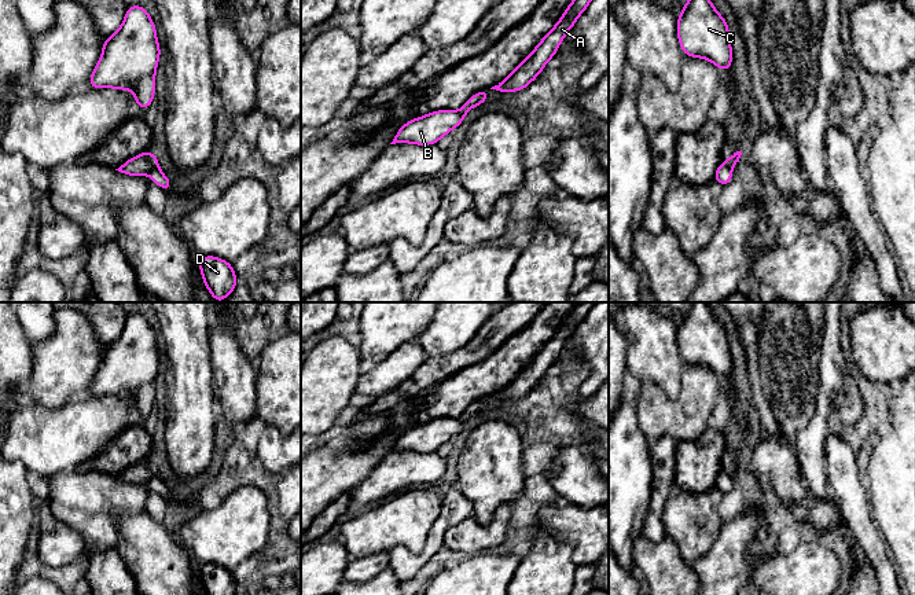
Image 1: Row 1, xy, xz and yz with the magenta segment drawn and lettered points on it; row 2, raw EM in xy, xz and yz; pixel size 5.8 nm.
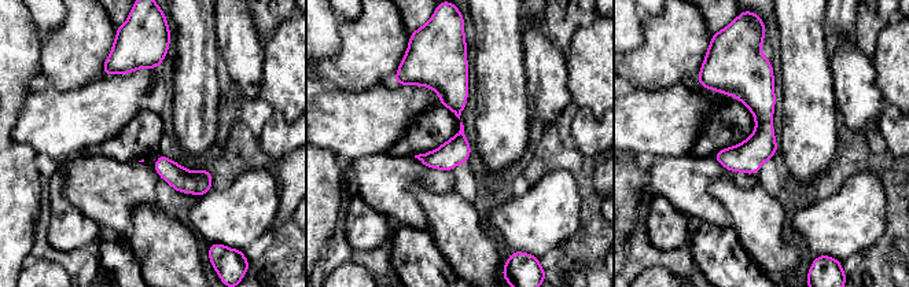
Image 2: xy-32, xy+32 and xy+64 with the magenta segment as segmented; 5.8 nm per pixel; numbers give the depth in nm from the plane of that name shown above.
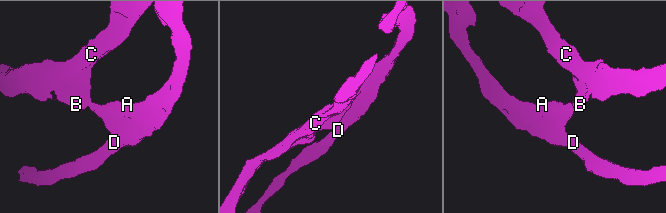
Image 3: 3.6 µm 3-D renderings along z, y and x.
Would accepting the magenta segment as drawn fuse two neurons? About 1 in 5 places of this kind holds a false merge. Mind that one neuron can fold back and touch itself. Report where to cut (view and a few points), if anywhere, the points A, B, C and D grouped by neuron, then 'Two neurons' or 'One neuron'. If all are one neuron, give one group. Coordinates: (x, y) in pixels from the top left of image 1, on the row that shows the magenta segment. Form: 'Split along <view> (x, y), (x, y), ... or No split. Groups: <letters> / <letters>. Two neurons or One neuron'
Split along xy (157, 164), (149, 172). Groups: A D / B C. Two neurons

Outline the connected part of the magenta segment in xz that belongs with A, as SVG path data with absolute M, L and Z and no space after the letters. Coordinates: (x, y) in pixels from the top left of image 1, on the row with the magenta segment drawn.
M573 0L550 33L536 45L533 52L501 82L492 87L500 93L526 88L544 69L545 63L555 56L559 44L569 29L585 11L591 0Z

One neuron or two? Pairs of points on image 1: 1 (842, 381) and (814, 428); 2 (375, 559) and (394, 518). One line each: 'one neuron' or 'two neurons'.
1: one neuron
2: two neurons

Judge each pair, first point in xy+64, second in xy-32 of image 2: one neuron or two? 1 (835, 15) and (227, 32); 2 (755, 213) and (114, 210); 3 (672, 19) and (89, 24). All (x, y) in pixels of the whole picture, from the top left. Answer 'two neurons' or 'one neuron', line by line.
1: two neurons
2: two neurons
3: one neuron

